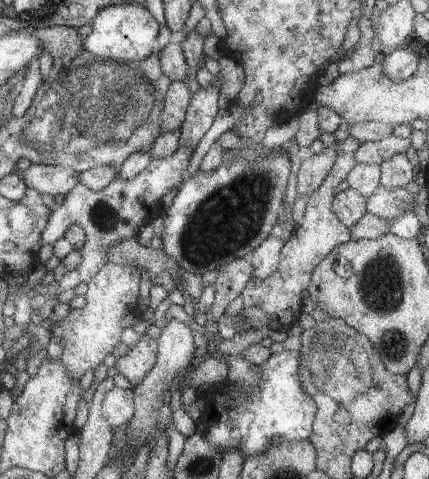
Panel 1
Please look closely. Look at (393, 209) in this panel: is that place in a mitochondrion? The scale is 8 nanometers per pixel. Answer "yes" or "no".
no

